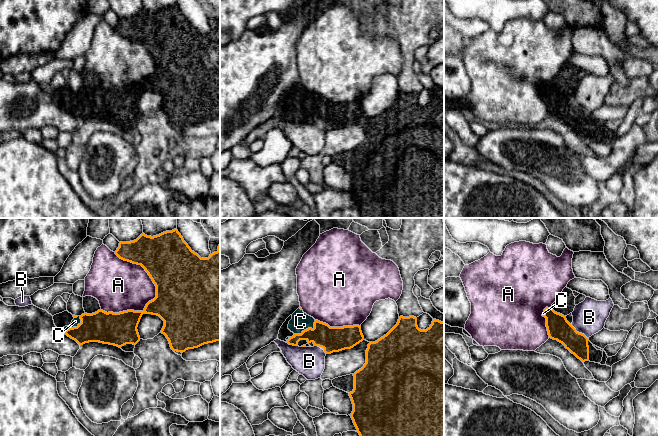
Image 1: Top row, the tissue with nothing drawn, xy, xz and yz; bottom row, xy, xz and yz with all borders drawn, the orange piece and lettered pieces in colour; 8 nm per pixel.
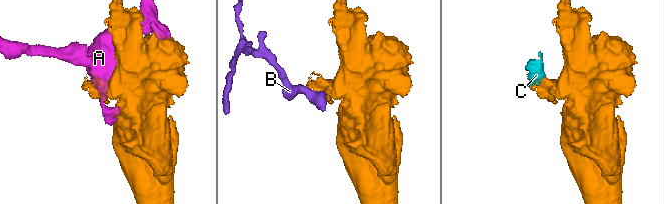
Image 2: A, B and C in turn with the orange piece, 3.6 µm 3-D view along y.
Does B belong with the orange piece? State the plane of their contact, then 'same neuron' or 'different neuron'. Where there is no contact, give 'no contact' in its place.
yz | different neuron

